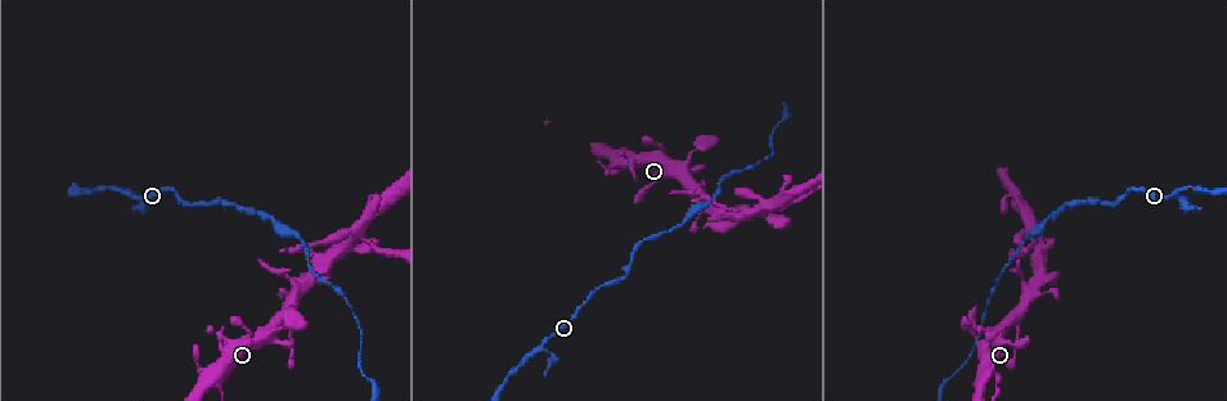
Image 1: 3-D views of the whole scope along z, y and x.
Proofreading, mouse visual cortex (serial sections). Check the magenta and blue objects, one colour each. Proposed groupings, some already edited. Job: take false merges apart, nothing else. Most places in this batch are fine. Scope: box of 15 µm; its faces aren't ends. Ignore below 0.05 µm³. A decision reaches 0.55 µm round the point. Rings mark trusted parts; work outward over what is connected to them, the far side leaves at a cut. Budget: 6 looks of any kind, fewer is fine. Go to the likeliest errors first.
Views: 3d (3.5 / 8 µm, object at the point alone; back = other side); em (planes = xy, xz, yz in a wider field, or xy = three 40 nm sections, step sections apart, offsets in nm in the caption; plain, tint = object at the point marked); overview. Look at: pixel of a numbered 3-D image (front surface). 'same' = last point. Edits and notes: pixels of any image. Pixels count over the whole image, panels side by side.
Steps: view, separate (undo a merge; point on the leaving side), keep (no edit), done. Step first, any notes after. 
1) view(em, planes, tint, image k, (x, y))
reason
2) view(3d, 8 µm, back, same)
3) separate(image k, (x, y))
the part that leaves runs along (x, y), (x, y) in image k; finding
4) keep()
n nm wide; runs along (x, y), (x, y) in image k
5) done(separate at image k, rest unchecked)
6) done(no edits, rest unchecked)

view(3d, 8 µm, image 1, (542, 348))
branch point

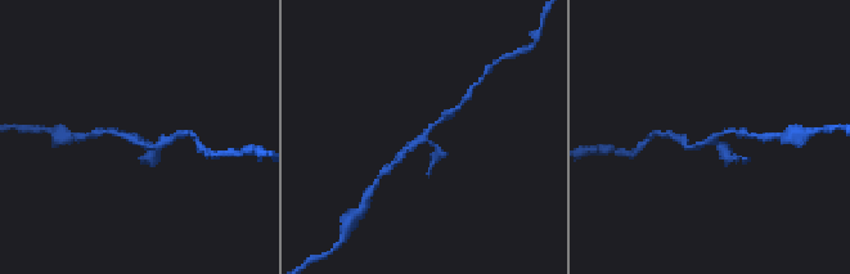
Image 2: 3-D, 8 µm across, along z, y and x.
view(3d, 3.5 µm, image 2, (709, 142))
zoom in

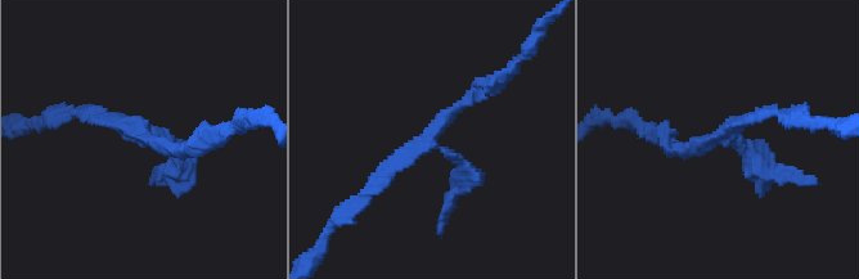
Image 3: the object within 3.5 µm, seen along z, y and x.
keep()
runs along (491, 85), (369, 190) in image 3; one cell here

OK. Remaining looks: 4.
view(3d, 3.5 µm, image 1, (213, 371))
thin neck

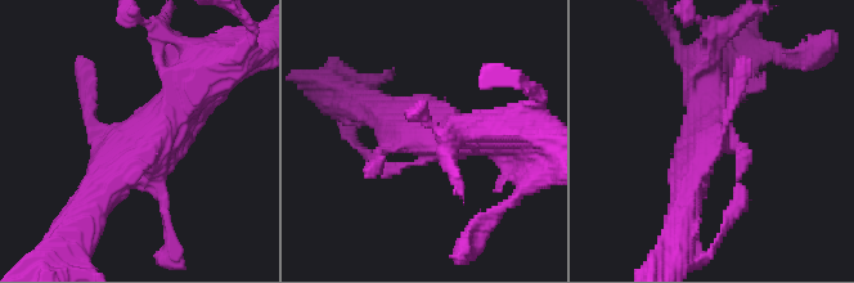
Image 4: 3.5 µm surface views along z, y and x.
keep()
runs along (227, 79), (206, 82), (99, 201) in image 4; continuous, no second cell

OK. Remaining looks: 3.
view(3d, 3.5 µm, back, image 1, (341, 245))
four or more arms meet

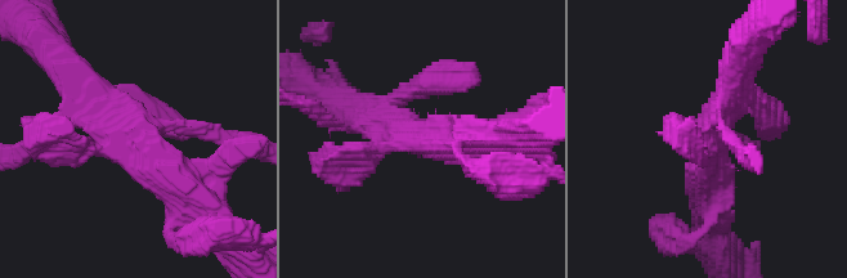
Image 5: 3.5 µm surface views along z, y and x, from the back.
view(em, planes, tint, image 5, (418, 135))

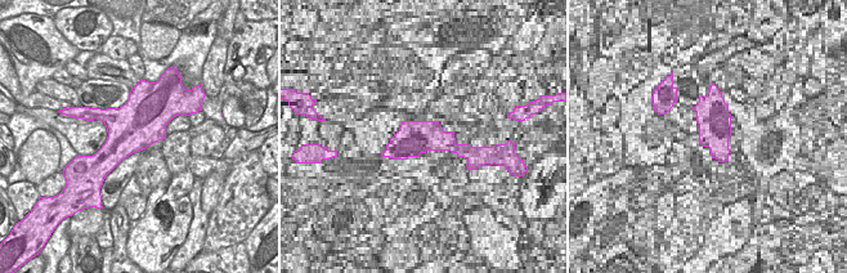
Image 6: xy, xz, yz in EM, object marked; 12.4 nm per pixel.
keep()
continuous, no second cell

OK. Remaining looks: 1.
done(no edits, rest unchecked)

